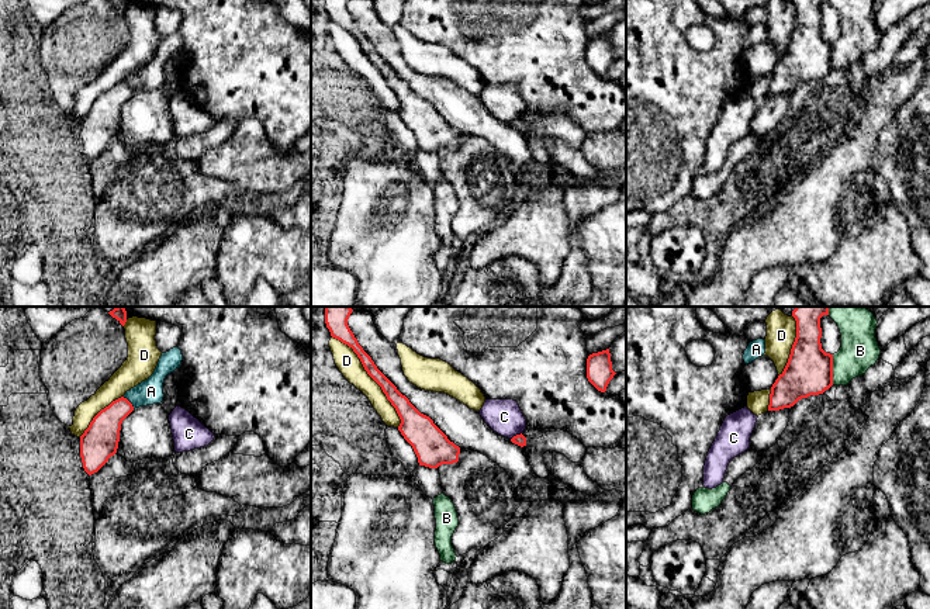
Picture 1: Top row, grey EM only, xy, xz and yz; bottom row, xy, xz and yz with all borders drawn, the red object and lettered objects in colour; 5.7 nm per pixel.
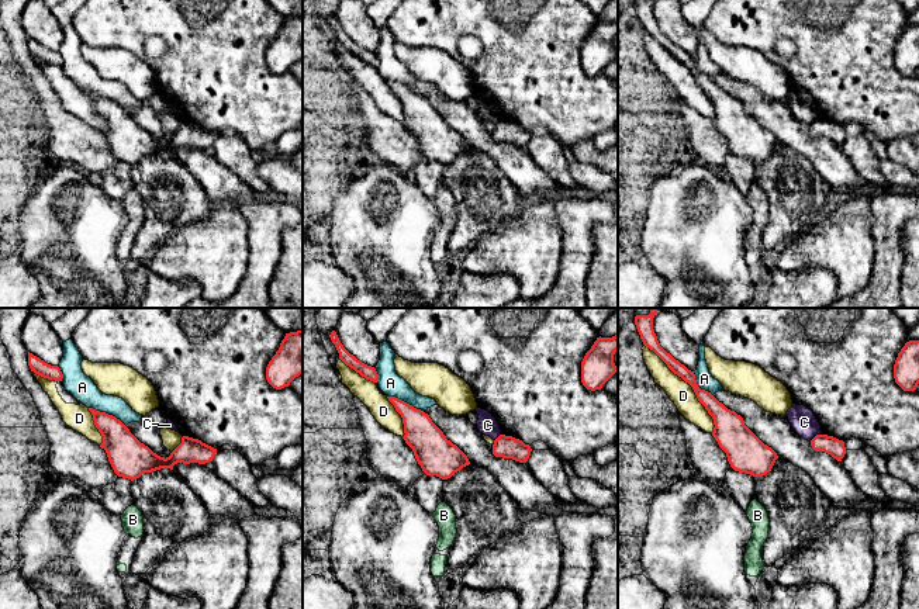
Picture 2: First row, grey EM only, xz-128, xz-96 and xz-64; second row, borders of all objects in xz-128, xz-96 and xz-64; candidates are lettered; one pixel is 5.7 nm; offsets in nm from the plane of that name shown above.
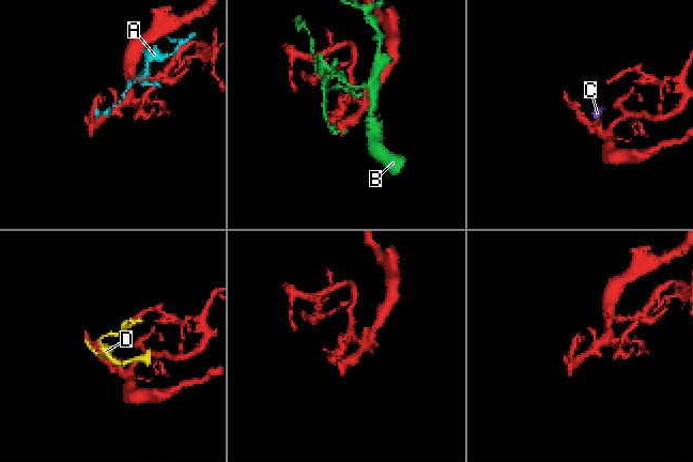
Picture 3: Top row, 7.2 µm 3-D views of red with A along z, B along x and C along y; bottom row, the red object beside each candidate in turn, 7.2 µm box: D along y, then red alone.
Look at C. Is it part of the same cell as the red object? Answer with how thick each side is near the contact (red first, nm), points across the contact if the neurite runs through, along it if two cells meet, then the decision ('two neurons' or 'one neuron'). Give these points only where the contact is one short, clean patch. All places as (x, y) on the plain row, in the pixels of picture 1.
60/200 nm | along xz (521, 117), (511, 124) | two neurons

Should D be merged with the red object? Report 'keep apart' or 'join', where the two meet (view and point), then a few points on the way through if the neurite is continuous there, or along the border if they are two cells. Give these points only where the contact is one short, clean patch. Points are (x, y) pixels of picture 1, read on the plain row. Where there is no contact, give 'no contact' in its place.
keep apart; meets red in xz at (372, 62)

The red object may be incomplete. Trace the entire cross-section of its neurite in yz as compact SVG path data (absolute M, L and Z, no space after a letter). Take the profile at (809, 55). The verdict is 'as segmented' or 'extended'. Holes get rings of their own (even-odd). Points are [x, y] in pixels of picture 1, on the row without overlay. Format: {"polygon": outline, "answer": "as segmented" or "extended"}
{"polygon": "M792 0L796 23L784 56L771 72L768 96L794 91L799 84L823 79L833 70L833 39L822 34L820 3Z", "answer": "as segmented"}

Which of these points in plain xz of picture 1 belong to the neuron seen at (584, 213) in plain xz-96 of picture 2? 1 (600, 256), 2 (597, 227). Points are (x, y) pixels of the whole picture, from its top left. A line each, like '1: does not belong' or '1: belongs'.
1: does not belong
2: does not belong

